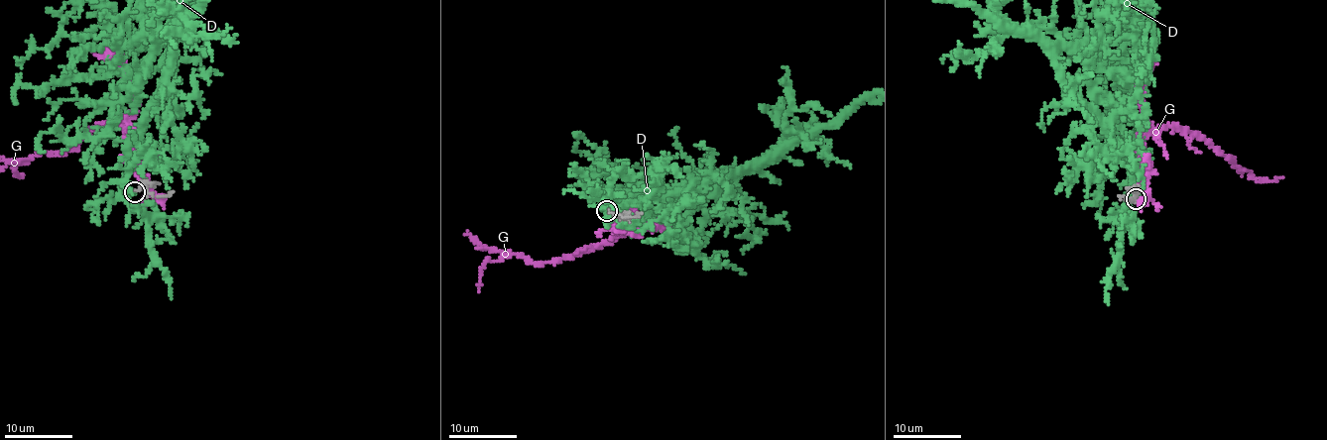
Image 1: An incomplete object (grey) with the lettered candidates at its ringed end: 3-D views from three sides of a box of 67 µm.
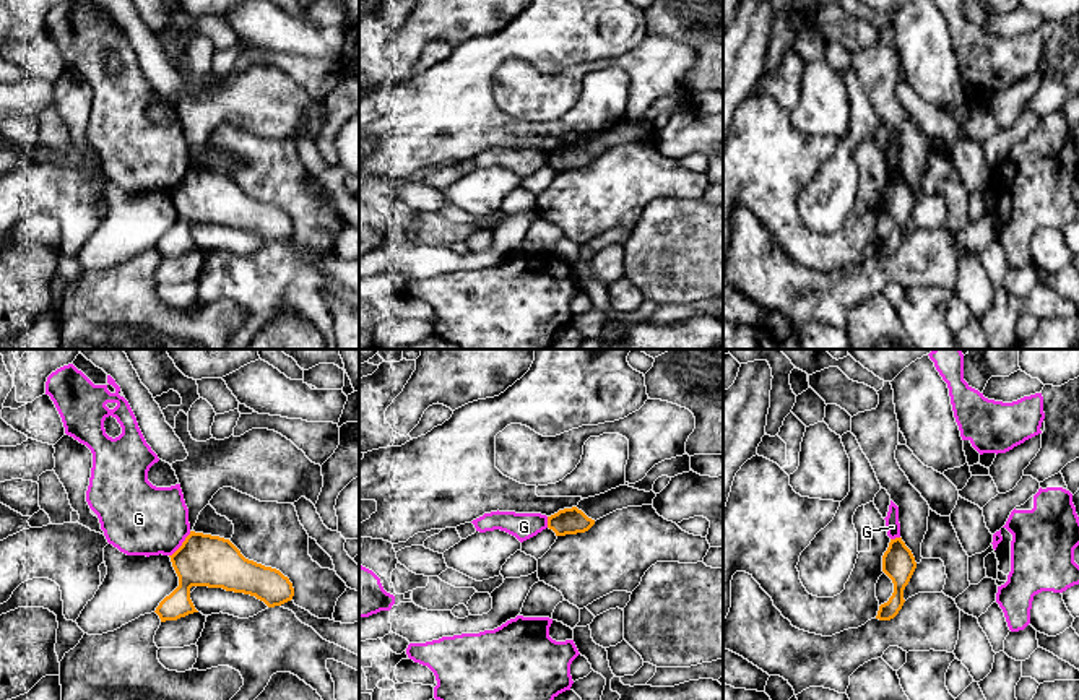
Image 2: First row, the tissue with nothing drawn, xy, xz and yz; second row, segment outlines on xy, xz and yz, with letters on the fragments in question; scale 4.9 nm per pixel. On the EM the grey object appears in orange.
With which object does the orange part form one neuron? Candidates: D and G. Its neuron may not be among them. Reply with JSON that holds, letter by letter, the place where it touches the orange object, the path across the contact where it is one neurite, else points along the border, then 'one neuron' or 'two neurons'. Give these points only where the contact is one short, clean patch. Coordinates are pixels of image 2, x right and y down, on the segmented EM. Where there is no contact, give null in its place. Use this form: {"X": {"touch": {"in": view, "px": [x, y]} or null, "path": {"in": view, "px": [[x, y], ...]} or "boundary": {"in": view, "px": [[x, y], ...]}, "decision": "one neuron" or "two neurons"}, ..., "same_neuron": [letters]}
{"D": {"touch": null, "decision": "one neuron"}, "G": {"touch": {"in": "xy", "px": [182, 544]}, "boundary": {"in": "xy", "px": [[190, 531], [169, 556]]}, "decision": "two neurons"}, "same_neuron": ["D"]}

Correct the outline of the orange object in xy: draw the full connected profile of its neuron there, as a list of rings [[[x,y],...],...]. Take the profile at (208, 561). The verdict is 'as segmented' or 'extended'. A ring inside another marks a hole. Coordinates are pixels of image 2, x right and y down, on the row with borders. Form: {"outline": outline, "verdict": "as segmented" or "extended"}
{"outline": [[[190,531],[182,546],[169,555],[179,586],[156,607],[161,622],[198,612],[190,599],[192,586],[223,588],[263,601],[268,607],[292,599],[294,588],[280,570],[245,559],[219,536]]], "verdict": "as segmented"}

